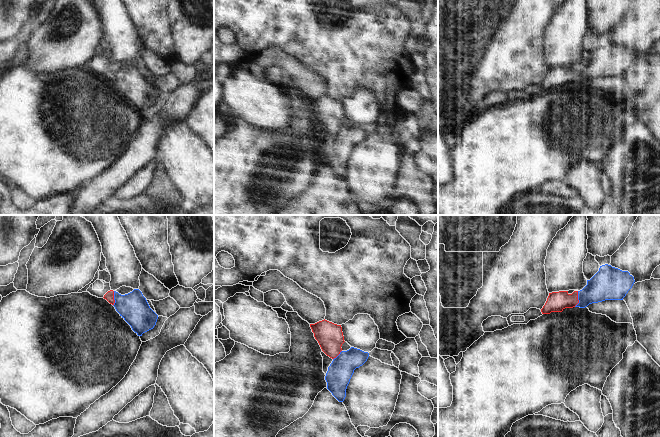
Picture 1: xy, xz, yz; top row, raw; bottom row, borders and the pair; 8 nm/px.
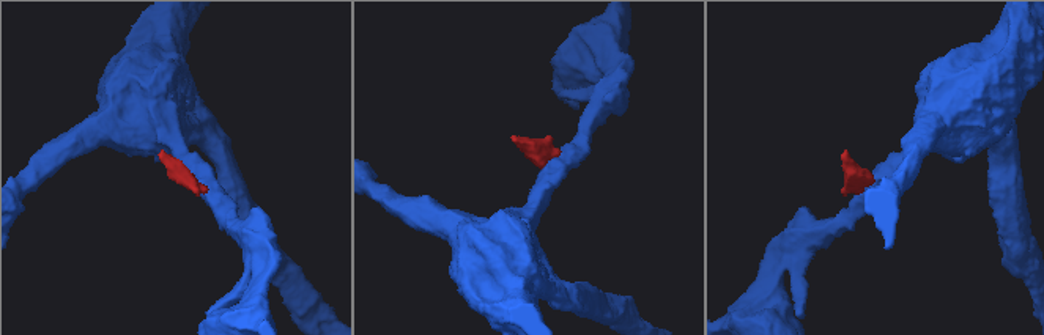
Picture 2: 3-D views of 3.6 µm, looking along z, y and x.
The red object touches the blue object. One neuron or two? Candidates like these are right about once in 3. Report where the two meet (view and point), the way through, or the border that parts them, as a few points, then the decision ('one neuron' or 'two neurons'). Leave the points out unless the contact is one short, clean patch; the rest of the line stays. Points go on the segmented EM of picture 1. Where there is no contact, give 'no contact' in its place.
yz (577, 299) | along yz (578, 291), (578, 302), (574, 306) | two neurons

